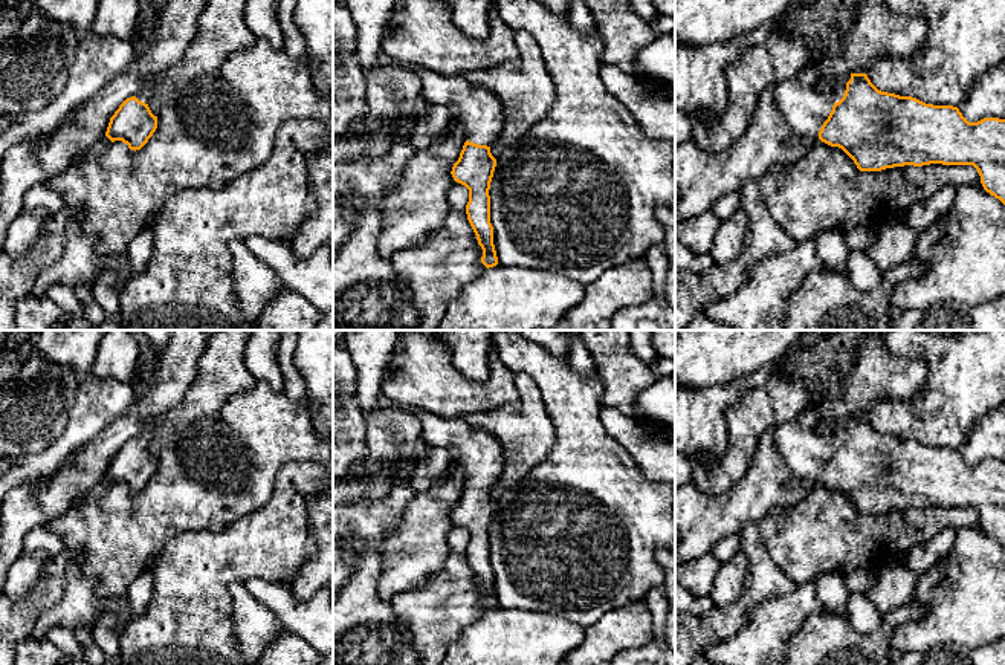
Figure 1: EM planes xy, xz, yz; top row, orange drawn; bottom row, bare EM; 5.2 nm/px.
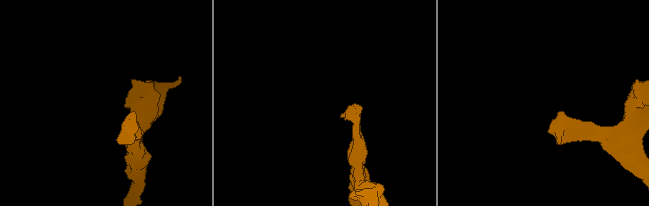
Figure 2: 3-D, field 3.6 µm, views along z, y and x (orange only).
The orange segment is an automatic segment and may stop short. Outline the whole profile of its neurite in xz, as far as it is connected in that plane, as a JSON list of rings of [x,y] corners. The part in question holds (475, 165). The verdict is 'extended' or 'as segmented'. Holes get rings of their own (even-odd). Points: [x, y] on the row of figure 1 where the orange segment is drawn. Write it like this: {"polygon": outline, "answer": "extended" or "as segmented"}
{"polygon": [[[397,61],[405,67],[409,67],[423,83],[423,102],[425,110],[434,107],[455,107],[458,110],[455,119],[438,133],[444,138],[454,122],[463,125],[466,133],[466,142],[460,153],[458,161],[452,167],[452,177],[455,182],[464,185],[469,190],[469,202],[466,205],[467,220],[477,235],[478,245],[483,249],[481,263],[489,269],[498,264],[498,257],[493,245],[493,226],[490,223],[490,182],[496,167],[496,159],[490,153],[490,144],[502,133],[506,125],[506,113],[501,101],[490,92],[475,87],[463,78],[446,78],[438,73],[429,72],[425,67],[411,66],[408,63]]], "answer": "extended"}

